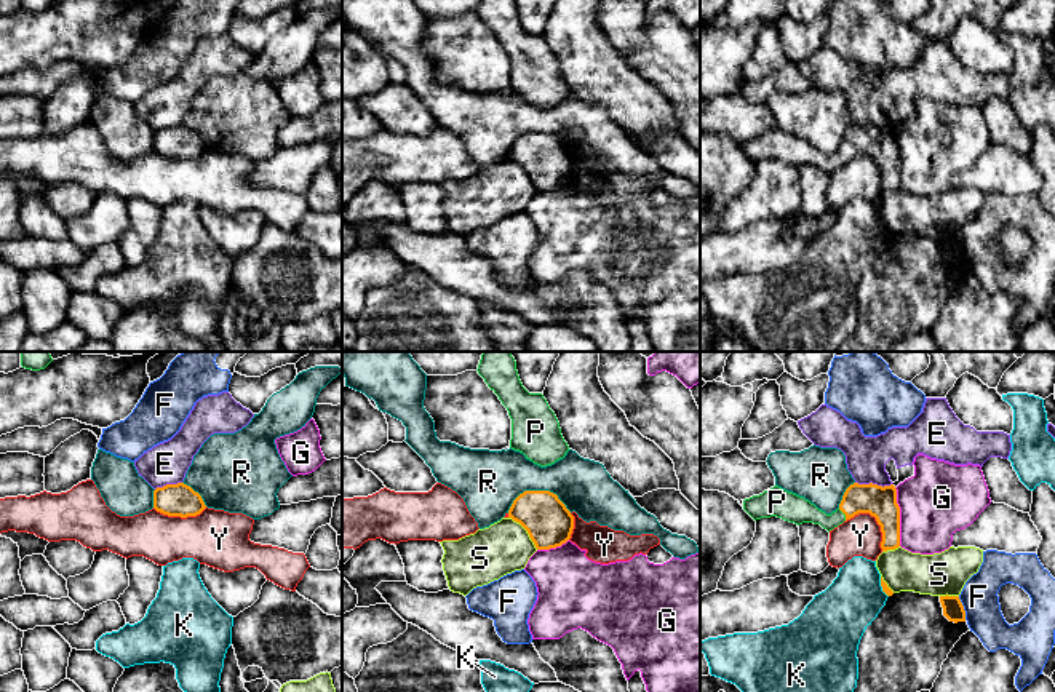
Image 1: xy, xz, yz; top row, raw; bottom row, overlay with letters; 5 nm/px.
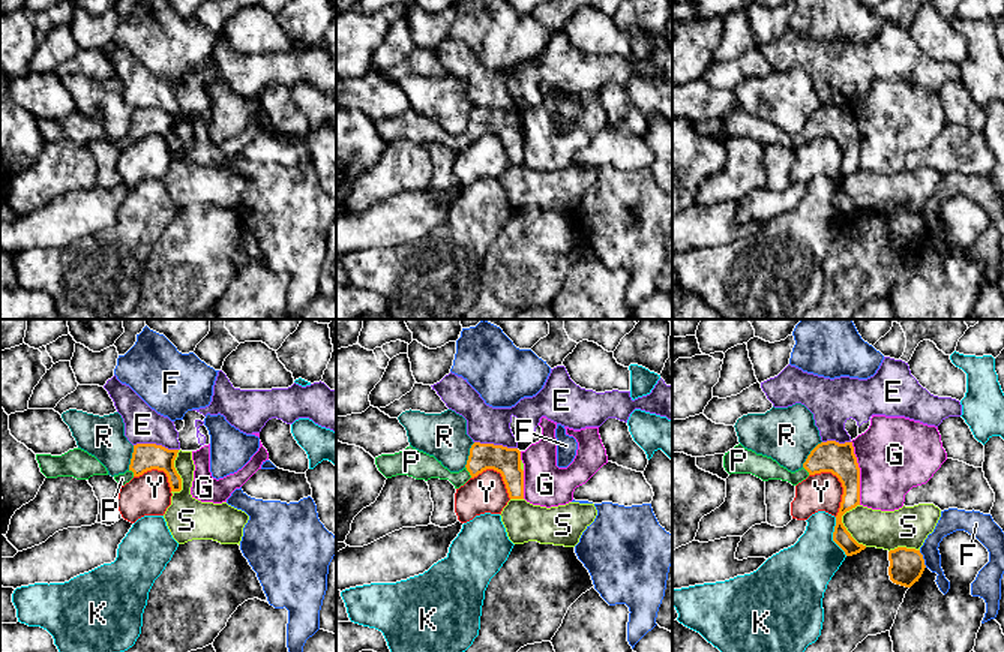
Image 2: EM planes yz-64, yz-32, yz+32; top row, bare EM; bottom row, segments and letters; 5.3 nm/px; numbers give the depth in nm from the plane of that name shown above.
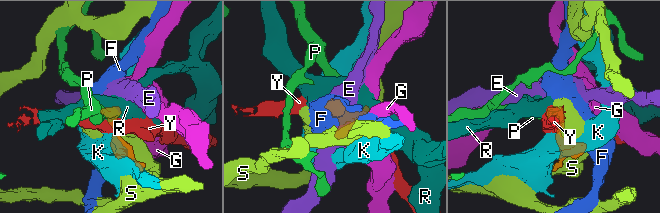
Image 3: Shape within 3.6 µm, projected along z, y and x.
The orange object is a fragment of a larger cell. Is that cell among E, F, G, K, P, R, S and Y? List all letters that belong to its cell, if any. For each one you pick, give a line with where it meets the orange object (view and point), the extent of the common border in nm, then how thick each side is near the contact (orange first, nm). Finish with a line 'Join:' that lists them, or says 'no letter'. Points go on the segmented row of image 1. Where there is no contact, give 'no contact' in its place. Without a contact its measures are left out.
P: yz (844, 513) | 80 nm | 160/140 nm
Join: P

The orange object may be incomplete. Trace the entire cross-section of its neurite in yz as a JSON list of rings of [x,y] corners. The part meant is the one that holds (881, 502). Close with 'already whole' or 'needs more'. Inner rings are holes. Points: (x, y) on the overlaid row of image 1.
[[[850,484],[831,515],[818,510],[814,503],[788,492],[778,486],[743,500],[743,510],[756,521],[761,518],[777,516],[785,521],[802,524],[820,524],[828,532],[854,518],[858,513],[870,513],[881,526],[882,551],[900,547],[900,507],[897,503],[897,489],[878,484]]]; needs more

